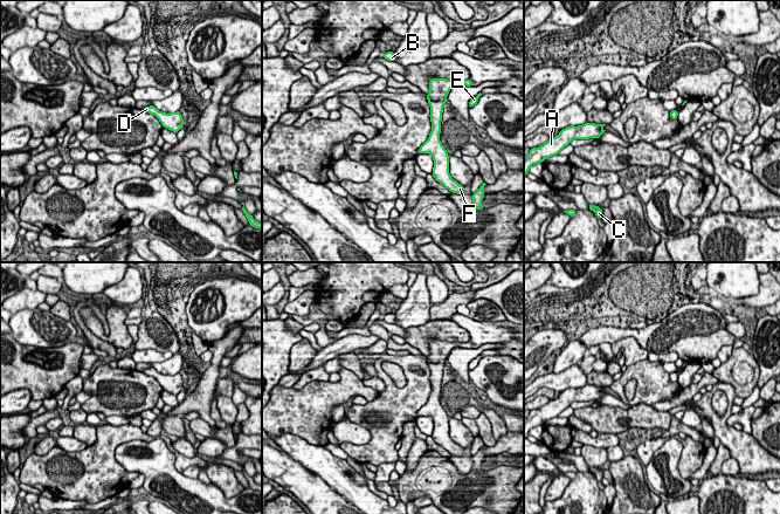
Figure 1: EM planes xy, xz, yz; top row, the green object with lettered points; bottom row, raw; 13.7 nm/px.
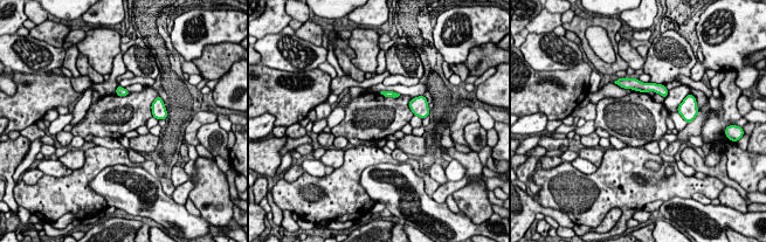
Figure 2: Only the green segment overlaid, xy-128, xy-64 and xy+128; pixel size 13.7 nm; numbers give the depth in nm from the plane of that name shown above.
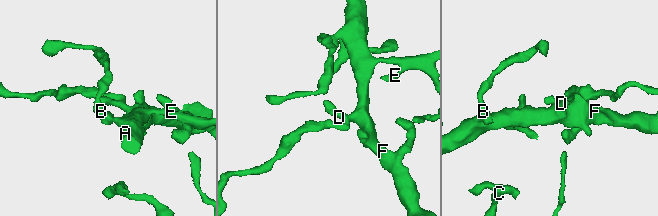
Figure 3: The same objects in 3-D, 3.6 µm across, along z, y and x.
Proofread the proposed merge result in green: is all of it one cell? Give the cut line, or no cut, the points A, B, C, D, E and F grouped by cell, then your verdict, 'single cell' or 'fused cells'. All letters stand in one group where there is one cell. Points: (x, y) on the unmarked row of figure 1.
no cut | A B C D E F | single cell

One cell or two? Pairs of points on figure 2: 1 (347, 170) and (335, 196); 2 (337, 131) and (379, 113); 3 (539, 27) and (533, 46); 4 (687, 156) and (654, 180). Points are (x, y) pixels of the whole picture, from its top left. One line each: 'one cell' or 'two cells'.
1: one cell
2: one cell
3: two cells
4: two cells

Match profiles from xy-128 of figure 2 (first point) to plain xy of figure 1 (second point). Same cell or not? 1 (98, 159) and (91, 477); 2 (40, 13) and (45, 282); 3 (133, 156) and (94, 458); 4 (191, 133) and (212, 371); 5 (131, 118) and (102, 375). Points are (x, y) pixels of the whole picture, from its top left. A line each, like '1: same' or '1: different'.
1: same
2: same
3: different
4: different
5: same

